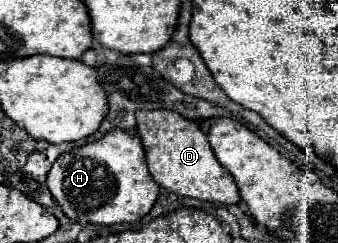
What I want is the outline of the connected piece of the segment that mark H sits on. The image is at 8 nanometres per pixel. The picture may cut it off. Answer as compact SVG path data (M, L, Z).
M108 131L102 139L60 155L48 171L46 185L64 215L82 225L134 223L152 209L160 191L148 173L140 137L126 131Z

